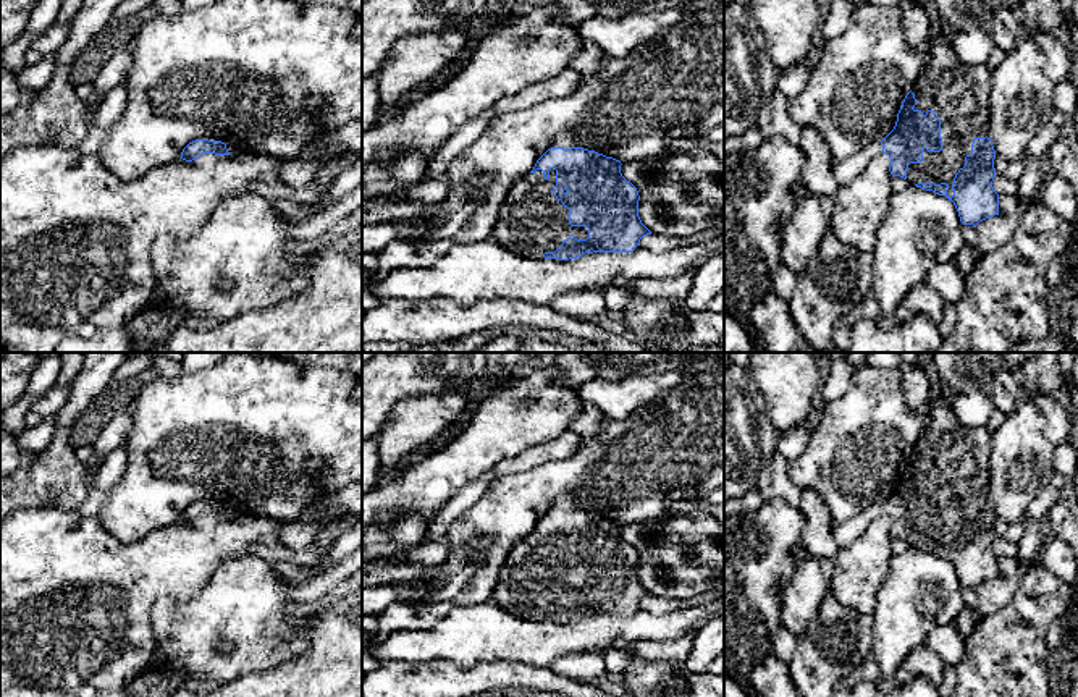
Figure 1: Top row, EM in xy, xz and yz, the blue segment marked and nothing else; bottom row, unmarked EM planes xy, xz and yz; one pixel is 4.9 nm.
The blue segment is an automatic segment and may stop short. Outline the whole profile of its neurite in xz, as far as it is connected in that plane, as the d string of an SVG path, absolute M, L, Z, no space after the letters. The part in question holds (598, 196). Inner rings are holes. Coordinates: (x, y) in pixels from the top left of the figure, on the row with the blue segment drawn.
M574 131L558 136L535 163L533 170L517 180L506 194L498 213L491 239L507 247L511 252L530 259L569 260L582 257L585 252L632 252L640 246L640 239L651 231L638 217L638 191L621 173L621 162L579 146Z

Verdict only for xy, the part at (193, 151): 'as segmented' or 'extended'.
as segmented

